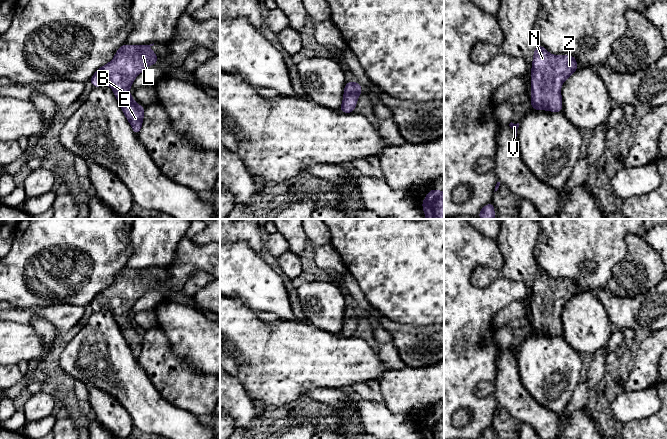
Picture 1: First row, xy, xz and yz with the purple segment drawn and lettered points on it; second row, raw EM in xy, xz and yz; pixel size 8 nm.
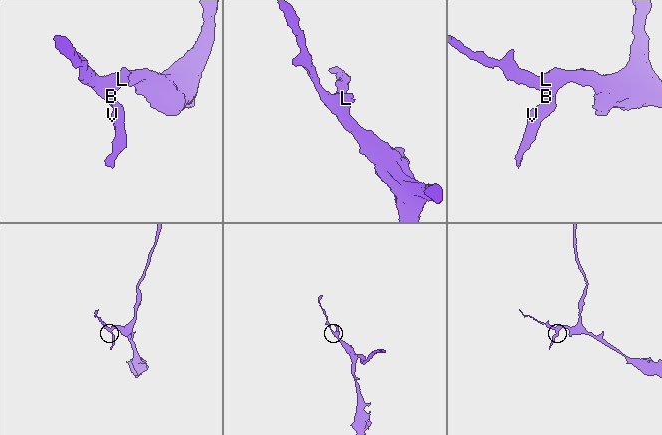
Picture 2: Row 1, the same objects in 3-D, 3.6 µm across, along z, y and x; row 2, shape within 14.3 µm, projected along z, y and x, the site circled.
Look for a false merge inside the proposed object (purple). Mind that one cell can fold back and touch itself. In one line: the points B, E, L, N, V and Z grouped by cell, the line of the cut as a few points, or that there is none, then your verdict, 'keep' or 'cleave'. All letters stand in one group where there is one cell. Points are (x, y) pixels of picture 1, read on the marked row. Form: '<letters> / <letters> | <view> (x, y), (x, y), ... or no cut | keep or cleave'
B E L N V Z | no cut | keep

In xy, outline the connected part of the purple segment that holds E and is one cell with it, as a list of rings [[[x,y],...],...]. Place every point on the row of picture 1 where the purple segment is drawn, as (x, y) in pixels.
[[[154,43],[150,45],[137,46],[124,44],[117,50],[114,59],[99,68],[90,79],[93,87],[100,87],[105,84],[112,87],[115,97],[119,101],[121,108],[136,135],[138,135],[141,130],[144,117],[144,107],[137,105],[134,102],[134,98],[129,94],[129,88],[137,75],[139,75],[149,65],[156,64],[158,62],[156,53],[150,50],[150,47],[153,45]]]

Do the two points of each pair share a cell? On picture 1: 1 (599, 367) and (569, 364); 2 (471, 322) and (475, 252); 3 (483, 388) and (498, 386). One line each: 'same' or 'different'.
1: different
2: same
3: same

